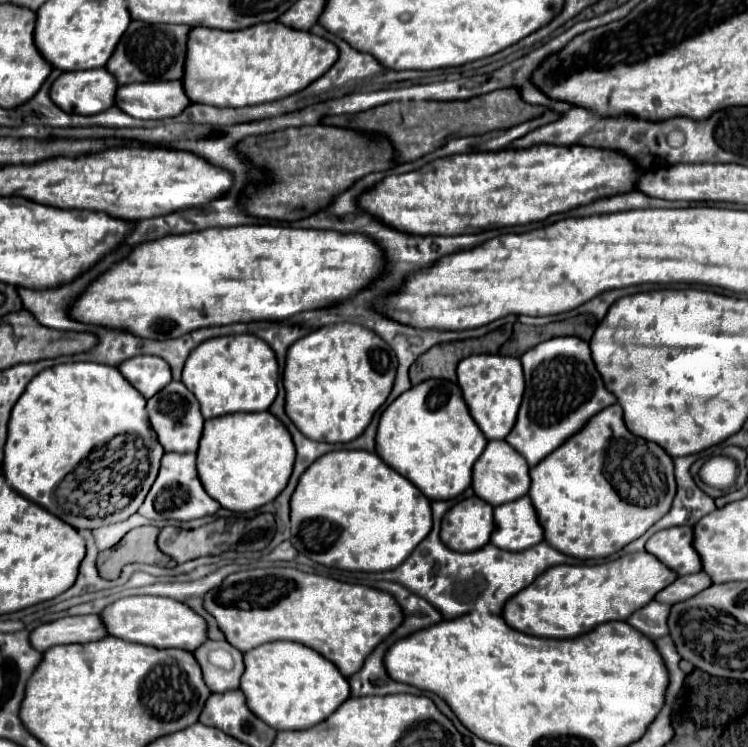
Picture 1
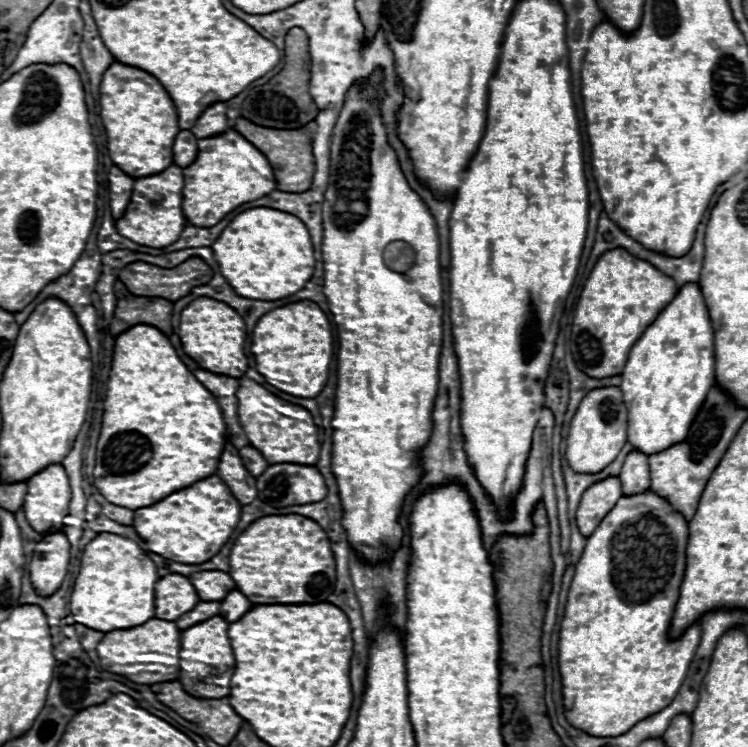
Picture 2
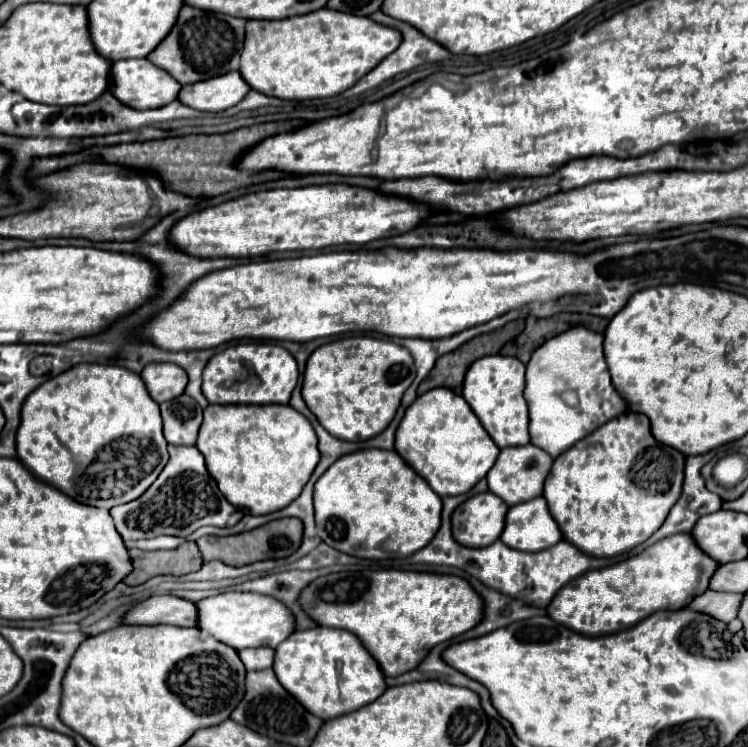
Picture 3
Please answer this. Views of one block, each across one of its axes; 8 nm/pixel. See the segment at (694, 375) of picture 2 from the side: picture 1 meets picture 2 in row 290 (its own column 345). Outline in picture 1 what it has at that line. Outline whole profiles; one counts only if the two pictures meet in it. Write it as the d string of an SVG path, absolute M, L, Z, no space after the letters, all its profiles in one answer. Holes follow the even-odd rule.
M268 642L244 654L246 670L240 690L250 710L276 730L304 730L328 718L350 698L348 680L340 670L314 648L300 642Z

